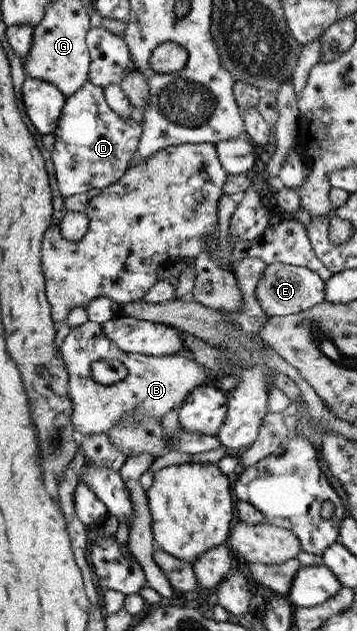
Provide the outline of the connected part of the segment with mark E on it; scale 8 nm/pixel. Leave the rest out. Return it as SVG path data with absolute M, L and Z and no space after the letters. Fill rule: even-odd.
M267 264L256 287L256 298L269 317L285 316L324 302L324 280L303 266Z

